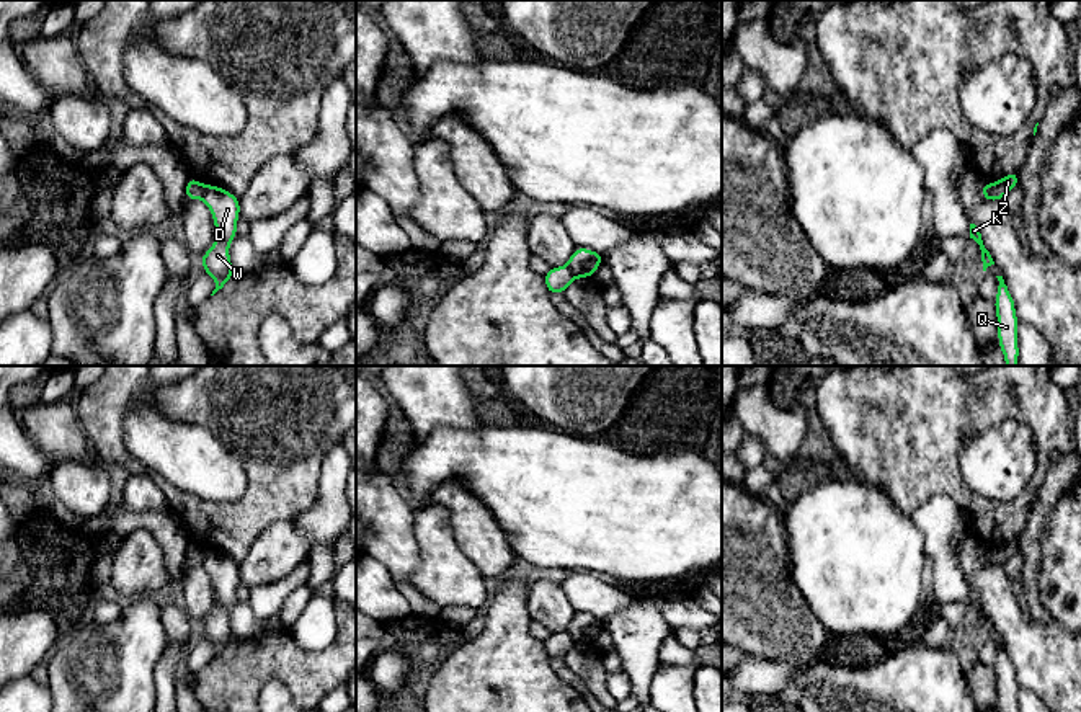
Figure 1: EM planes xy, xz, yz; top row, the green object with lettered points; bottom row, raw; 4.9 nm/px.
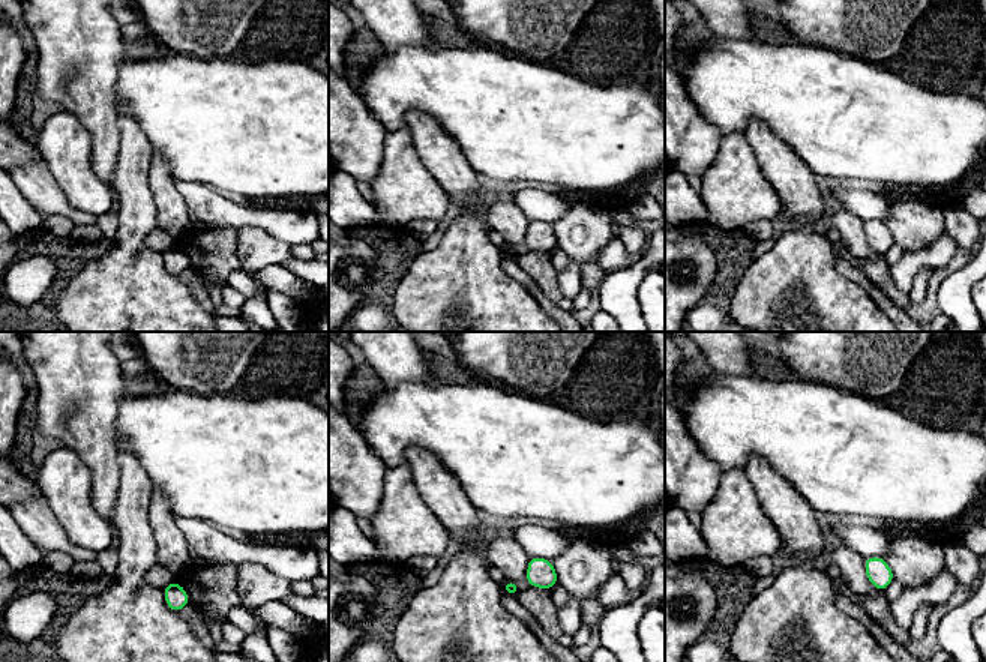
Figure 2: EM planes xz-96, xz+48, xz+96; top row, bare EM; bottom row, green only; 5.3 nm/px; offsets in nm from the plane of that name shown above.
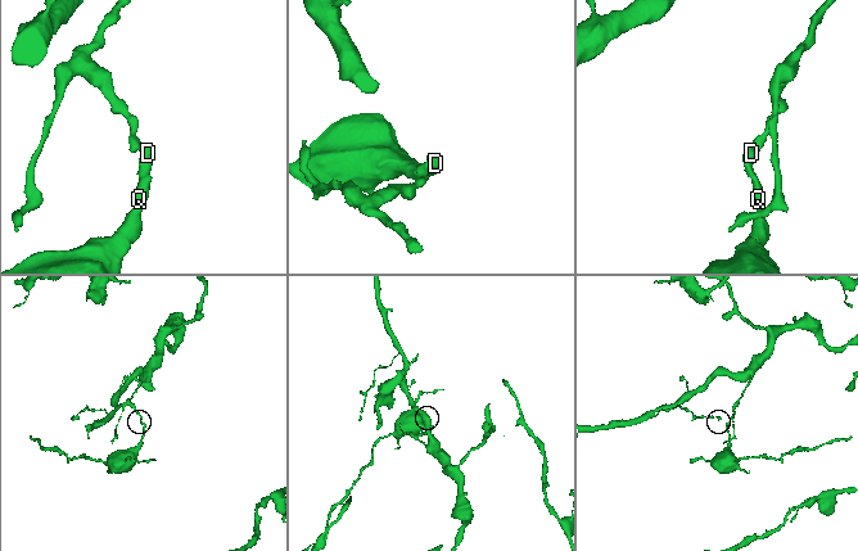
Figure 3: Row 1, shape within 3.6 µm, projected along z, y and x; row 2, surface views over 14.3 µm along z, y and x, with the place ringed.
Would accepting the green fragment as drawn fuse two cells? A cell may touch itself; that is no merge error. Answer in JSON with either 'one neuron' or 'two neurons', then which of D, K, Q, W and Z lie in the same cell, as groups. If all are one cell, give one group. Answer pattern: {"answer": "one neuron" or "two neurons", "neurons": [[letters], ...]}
{"answer": "two neurons", "neurons": [["D", "K", "Q", "W"], ["Z"]]}

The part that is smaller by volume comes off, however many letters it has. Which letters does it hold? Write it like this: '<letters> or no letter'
D, K, Q, W

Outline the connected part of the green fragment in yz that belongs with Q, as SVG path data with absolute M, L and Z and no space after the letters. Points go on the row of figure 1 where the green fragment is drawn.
M996 276L999 281L994 310L998 317L998 343L1001 346L1006 366L1017 366L1019 359L1019 345L1017 345L1017 328L1019 320L1016 317L1014 299L1004 284L1003 276Z

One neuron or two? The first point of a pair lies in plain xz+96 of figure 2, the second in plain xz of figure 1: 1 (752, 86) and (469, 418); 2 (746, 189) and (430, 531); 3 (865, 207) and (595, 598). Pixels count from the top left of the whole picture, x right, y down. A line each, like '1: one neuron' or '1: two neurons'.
1: two neurons
2: one neuron
3: one neuron

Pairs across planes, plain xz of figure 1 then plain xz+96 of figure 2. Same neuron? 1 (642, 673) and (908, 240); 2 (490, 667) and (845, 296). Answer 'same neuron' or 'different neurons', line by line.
1: same neuron
2: same neuron

